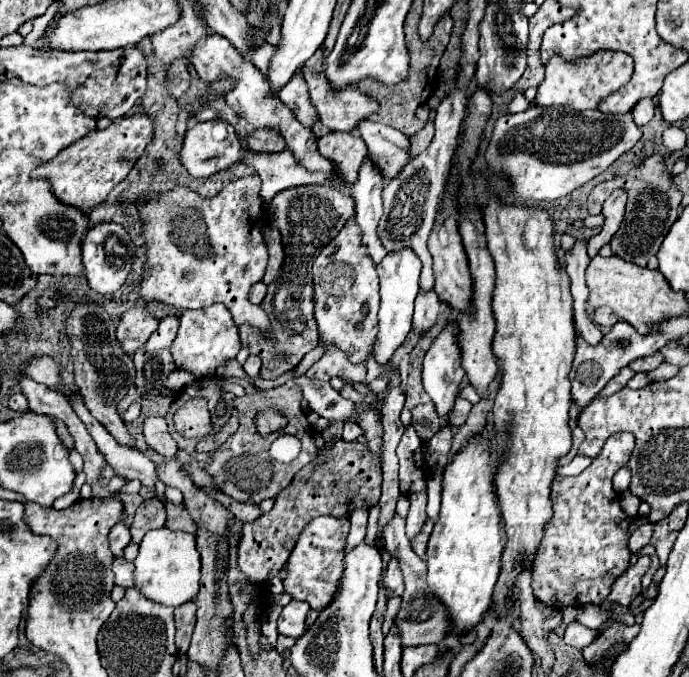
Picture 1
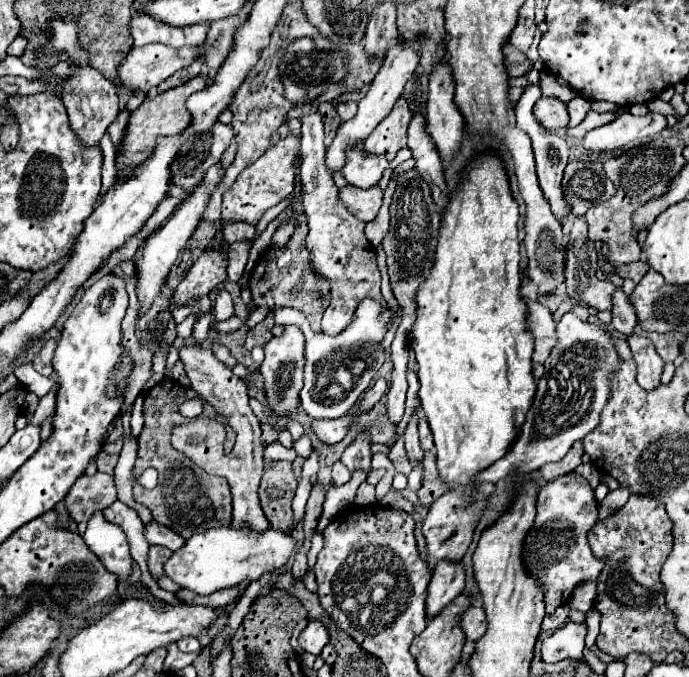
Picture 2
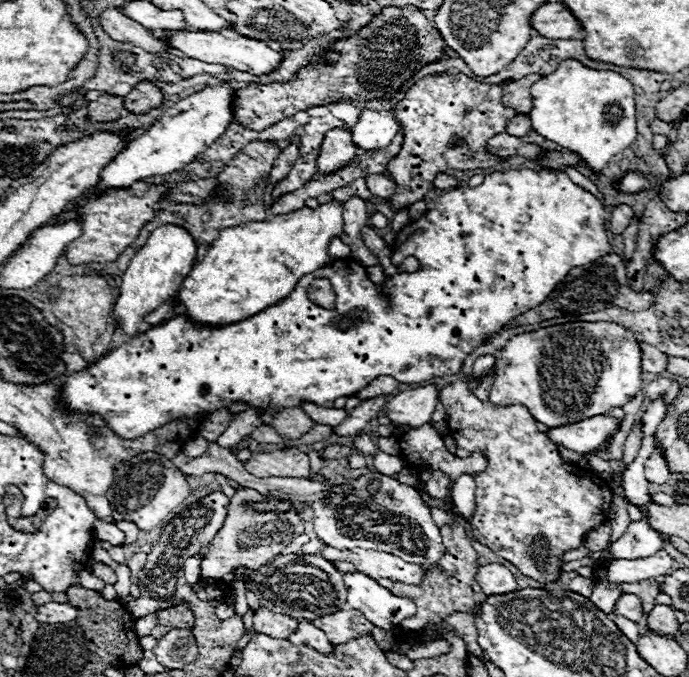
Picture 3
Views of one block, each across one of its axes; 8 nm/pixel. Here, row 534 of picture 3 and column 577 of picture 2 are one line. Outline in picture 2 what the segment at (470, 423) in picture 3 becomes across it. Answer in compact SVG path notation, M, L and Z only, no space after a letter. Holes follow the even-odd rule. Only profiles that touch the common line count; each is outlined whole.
M576 472L560 476L546 484L536 500L536 520L526 532L522 546L524 570L536 578L544 590L546 614L552 614L558 606L568 604L576 586L588 580L596 580L602 562L594 558L588 546L588 530L596 524L598 504L590 484Z

